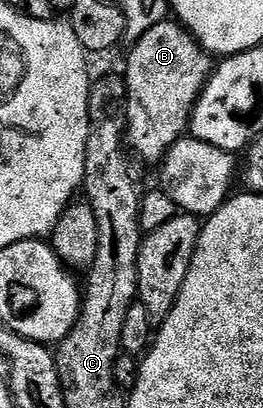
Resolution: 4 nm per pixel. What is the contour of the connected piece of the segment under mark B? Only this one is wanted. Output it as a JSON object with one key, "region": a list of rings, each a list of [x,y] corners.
{"region":[[[176,21],[147,29],[140,41],[128,49],[129,64],[123,70],[129,98],[127,143],[136,158],[138,155],[143,162],[157,165],[176,143],[186,138],[197,99],[215,70],[215,59]]]}

